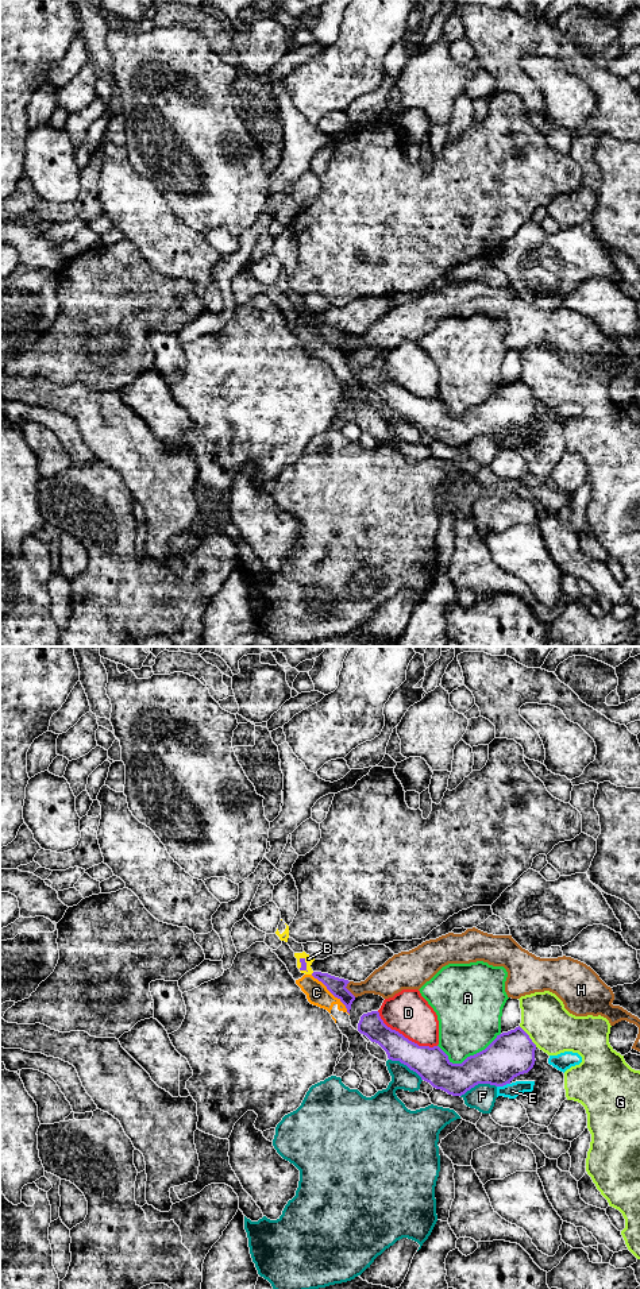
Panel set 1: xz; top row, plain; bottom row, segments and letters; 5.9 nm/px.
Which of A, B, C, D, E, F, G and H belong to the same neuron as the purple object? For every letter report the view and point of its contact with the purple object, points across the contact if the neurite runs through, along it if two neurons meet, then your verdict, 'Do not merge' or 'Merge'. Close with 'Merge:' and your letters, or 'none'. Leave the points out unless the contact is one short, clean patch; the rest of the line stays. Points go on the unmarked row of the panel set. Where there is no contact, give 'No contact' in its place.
A: Touches purple at xz (467, 409). Do not merge
B: Touches purple at xz (305, 316). Path across: xz (301, 312), (305, 316), (308, 311). Merge
C: Touches purple at xz (332, 346). Boundary: xz (311, 327), (344, 358), (349, 366). Do not merge
D: Touches purple at xz (404, 389). Do not merge
E: Touches purple at xz (502, 437). Do not merge
F: Touches purple at xz (478, 435). Do not merge
G: Touches purple at xz (528, 389). Boundary: xz (519, 378), (536, 398). Do not merge
H: Touches purple at xz (347, 342). Do not merge
Merge: B

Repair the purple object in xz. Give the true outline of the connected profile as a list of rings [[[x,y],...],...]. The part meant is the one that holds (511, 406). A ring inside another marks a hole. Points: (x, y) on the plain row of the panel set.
[[[378,363],[363,366],[358,375],[358,383],[366,387],[371,394],[378,395],[386,404],[389,412],[400,413],[416,424],[421,432],[452,448],[462,448],[478,436],[496,439],[510,436],[514,429],[528,425],[536,413],[536,397],[520,378],[497,387],[485,402],[467,409],[462,416],[452,416],[439,398],[419,398],[398,383],[392,382],[383,375]]]

